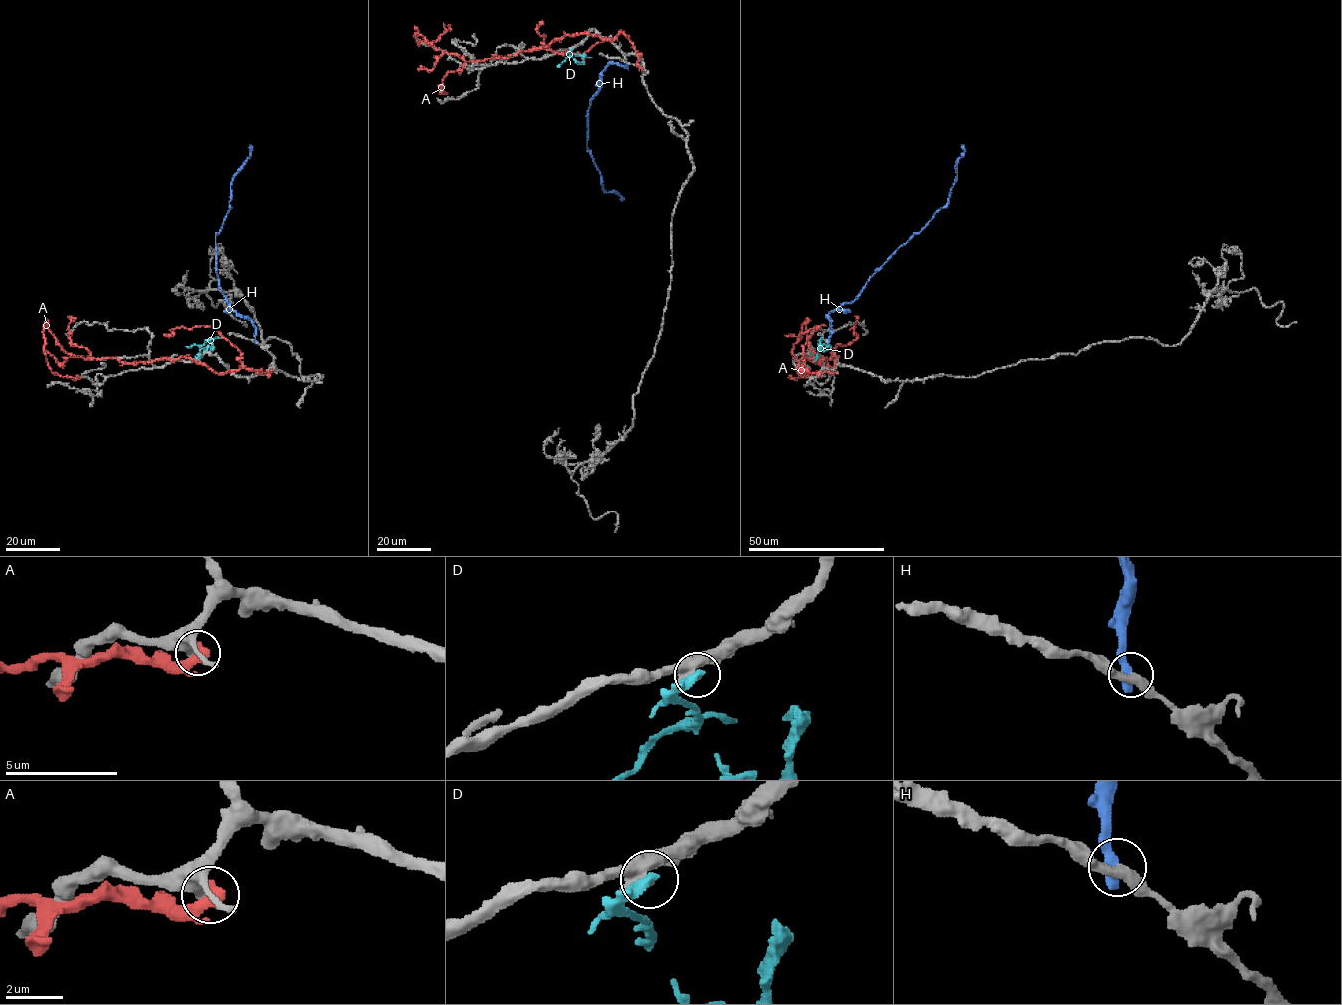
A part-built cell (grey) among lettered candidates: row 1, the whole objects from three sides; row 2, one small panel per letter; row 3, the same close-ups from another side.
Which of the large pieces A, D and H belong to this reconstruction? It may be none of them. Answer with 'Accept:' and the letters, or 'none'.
Accept: none

